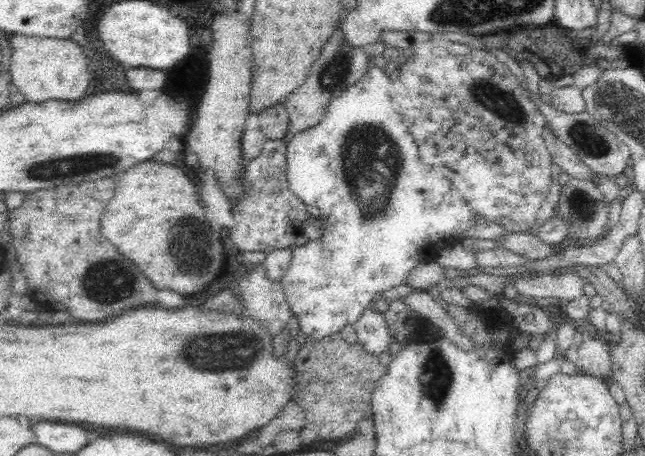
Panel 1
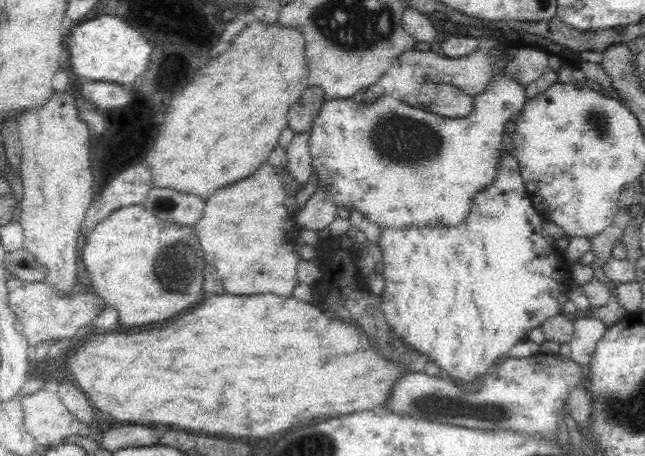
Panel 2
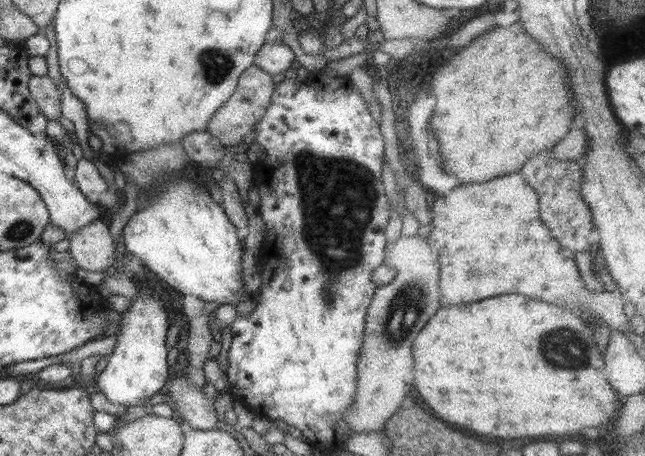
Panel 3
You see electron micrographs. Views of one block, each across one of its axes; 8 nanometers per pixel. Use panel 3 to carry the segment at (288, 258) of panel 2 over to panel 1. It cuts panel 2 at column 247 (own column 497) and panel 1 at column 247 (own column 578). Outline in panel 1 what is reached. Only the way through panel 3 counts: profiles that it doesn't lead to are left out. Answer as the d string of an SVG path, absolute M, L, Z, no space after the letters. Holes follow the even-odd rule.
M262 264L250 271L244 269L239 286L246 314L260 320L270 336L278 336L287 328L292 311L285 299L282 285L266 278Z

